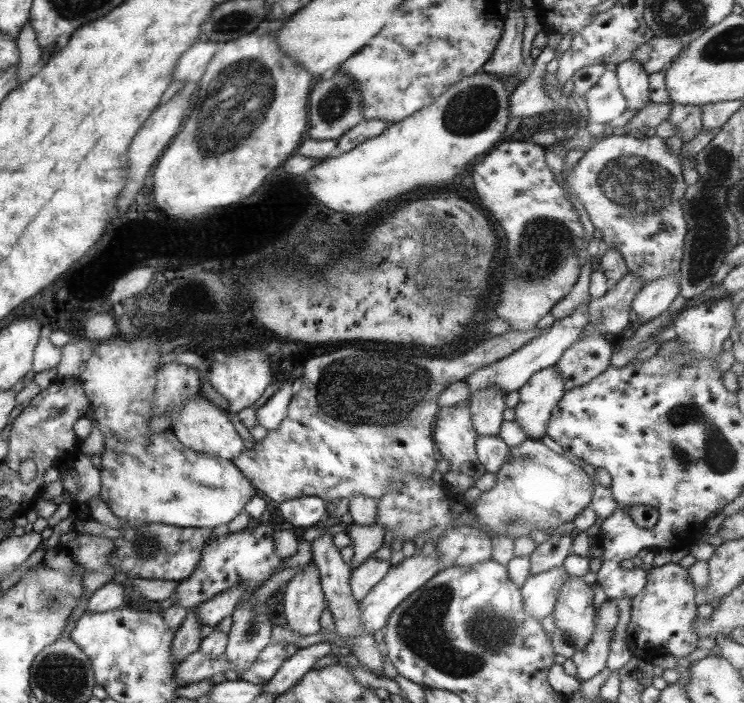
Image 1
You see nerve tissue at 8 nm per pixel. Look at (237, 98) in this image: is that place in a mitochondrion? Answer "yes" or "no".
yes

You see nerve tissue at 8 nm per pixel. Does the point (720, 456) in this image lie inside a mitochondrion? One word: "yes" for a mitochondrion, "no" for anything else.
yes

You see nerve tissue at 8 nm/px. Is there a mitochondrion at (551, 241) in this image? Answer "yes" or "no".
yes

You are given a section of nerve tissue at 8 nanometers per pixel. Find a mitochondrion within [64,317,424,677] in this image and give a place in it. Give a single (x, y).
(150, 549)

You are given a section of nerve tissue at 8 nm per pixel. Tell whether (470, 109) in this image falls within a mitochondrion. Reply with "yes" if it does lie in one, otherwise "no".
yes

